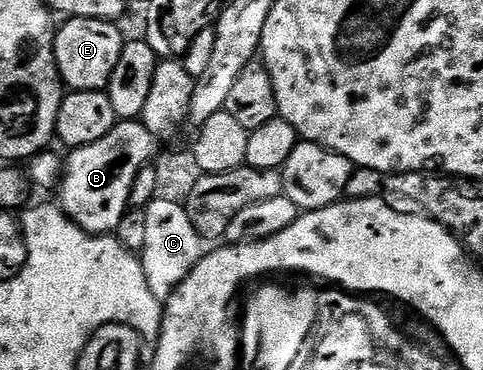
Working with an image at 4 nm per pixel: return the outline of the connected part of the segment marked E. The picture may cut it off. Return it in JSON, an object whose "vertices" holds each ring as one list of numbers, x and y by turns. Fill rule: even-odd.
{"vertices":[[68,18,55,33,55,64,71,91,102,91,121,57,125,36,106,19]]}

